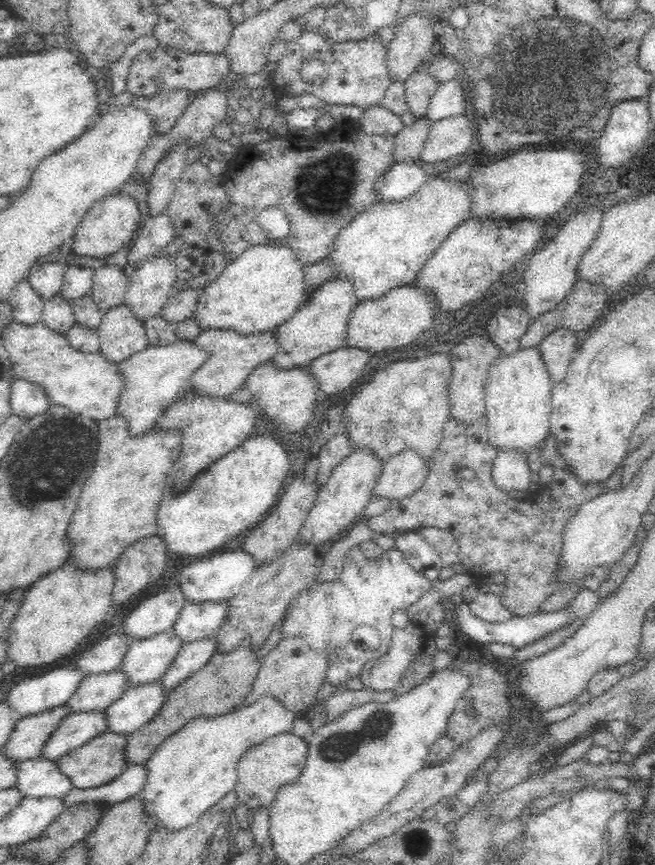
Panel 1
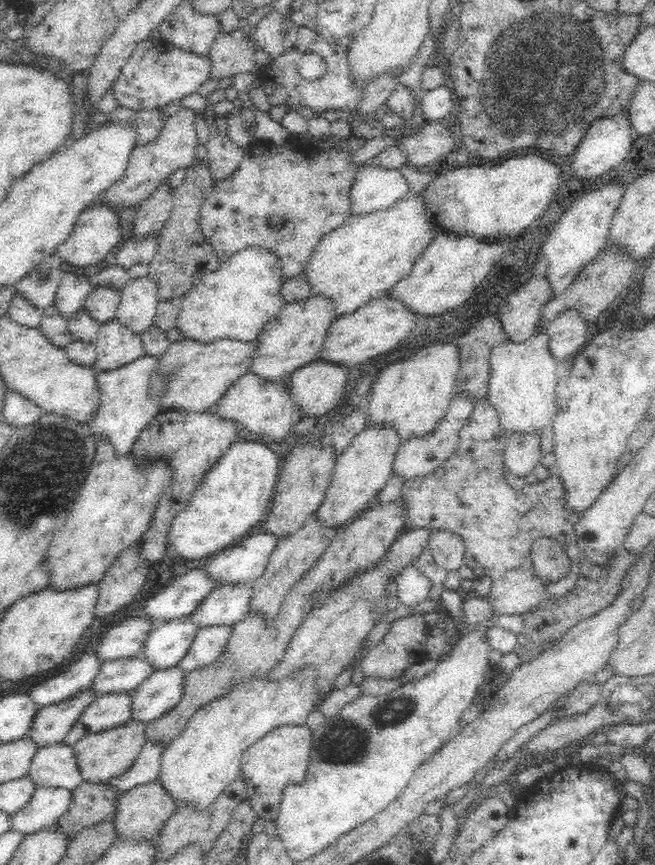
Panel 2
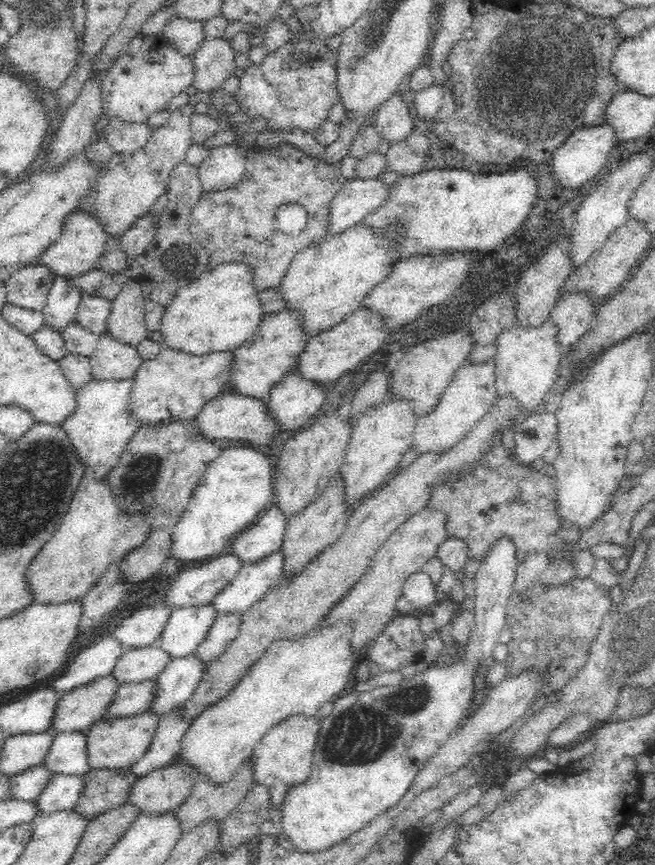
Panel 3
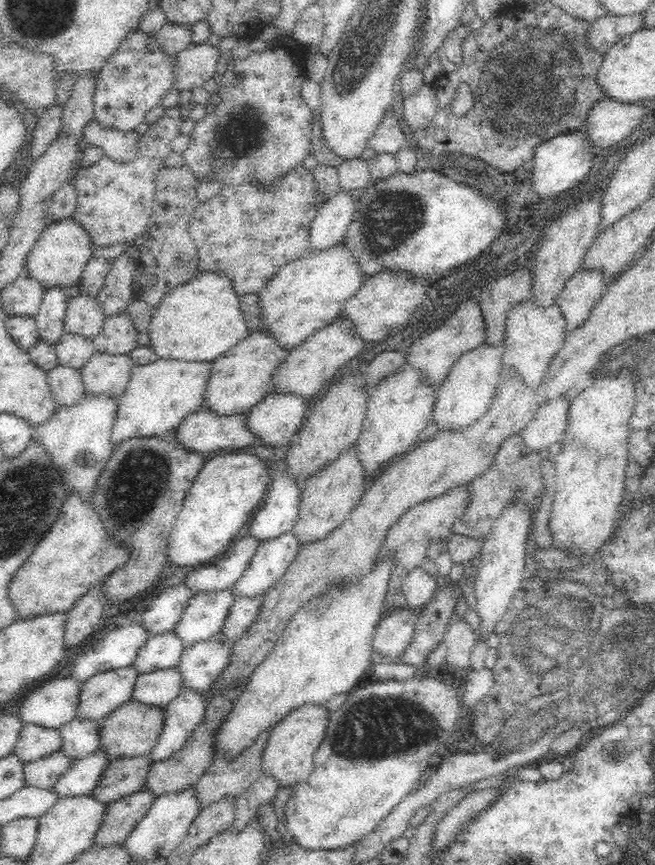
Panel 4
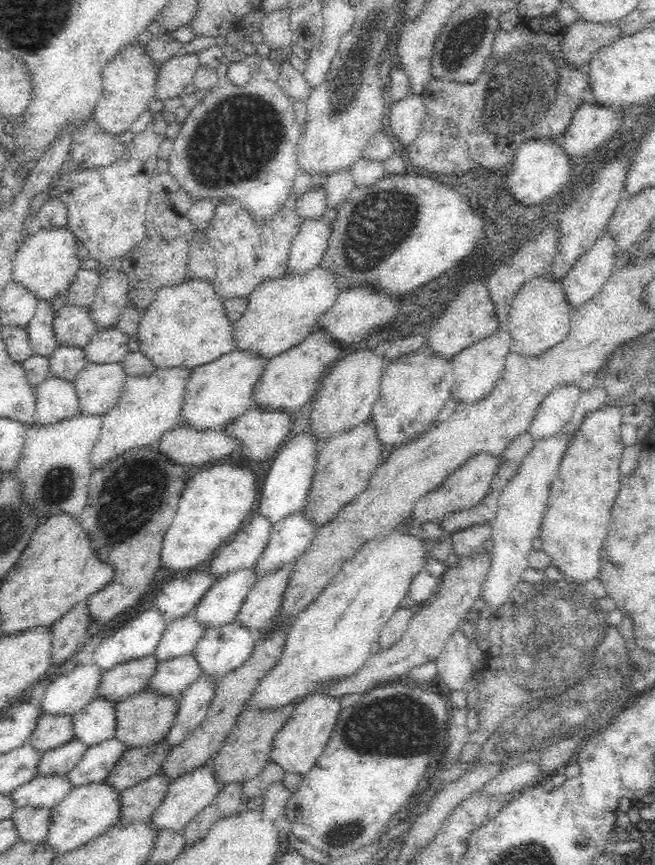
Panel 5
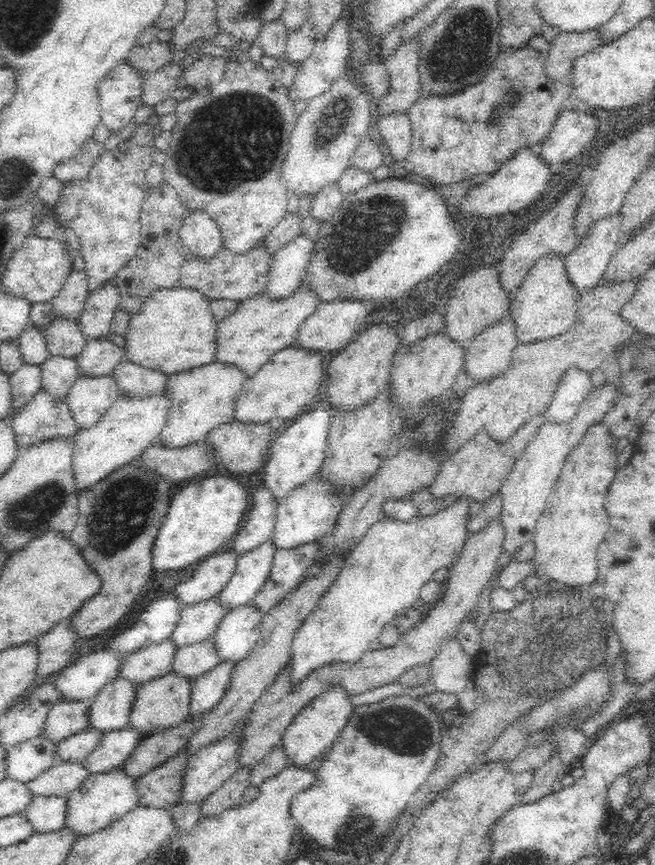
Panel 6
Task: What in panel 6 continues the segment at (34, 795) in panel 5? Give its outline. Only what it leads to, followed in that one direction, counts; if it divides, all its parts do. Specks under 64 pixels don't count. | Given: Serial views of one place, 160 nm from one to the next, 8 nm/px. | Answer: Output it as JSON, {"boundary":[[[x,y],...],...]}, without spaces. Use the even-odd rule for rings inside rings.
{"boundary":[[[59,760],[46,772],[28,781],[35,796],[69,796],[90,776],[82,761]]]}

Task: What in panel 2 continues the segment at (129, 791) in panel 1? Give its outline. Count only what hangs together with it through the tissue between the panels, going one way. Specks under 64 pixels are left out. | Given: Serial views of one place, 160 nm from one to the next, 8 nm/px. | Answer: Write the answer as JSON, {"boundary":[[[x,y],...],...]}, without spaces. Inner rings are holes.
{"boundary":[[[146,741],[136,762],[122,774],[112,777],[108,783],[117,790],[126,792],[133,786],[156,781],[160,777],[160,760],[162,760],[164,748],[165,742]]]}

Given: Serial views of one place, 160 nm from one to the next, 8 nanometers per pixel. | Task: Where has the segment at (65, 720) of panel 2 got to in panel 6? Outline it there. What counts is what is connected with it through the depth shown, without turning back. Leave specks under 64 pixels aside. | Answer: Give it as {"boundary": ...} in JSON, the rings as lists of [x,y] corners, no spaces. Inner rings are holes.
{"boundary":[[[172,637],[136,650],[124,660],[119,676],[128,678],[140,686],[144,681],[172,673],[178,650],[179,647]]]}

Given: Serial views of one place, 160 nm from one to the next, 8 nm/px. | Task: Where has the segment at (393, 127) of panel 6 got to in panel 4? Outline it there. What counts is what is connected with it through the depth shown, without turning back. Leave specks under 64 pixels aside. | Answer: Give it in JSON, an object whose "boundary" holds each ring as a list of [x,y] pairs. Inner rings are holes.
{"boundary":[[[424,83],[415,94],[402,102],[402,122],[412,132],[426,128],[436,114],[436,93]]]}

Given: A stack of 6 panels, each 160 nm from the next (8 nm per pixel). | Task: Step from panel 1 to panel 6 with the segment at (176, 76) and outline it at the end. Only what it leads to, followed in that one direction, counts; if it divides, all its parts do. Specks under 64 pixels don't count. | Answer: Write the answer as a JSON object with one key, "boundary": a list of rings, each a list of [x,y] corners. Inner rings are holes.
{"boundary":[[[124,62],[100,82],[98,88],[100,124],[110,132],[119,132],[133,121],[142,101],[142,81],[139,72]]]}

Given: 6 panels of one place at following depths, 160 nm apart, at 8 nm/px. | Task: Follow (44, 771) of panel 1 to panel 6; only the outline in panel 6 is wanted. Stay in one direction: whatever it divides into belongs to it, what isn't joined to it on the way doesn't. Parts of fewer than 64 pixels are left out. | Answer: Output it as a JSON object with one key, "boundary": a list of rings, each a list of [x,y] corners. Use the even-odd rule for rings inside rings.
{"boundary":[[[116,677],[104,685],[90,704],[90,725],[106,734],[128,725],[139,685],[124,677]]]}

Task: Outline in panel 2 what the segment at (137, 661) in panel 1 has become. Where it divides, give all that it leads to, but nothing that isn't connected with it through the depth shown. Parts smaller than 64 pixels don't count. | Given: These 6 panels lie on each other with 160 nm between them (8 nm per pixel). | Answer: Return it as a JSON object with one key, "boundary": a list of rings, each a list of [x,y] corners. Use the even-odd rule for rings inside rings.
{"boundary":[[[190,615],[162,620],[148,634],[142,656],[150,659],[156,669],[174,666],[188,655],[199,628]]]}

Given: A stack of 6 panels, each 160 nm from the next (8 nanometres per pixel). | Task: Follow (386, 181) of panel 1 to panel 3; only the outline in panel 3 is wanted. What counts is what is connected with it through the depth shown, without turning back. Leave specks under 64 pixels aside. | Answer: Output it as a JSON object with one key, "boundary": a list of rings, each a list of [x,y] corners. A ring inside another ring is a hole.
{"boundary":[[[378,177],[372,180],[345,180],[330,201],[325,236],[336,236],[354,228],[384,202],[388,189],[389,185]]]}

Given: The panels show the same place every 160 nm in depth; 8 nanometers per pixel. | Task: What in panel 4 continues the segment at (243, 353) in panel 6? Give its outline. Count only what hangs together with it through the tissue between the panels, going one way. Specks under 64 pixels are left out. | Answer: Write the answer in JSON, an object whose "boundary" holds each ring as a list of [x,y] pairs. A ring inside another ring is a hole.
{"boundary":[[[339,243],[330,250],[305,254],[279,268],[256,293],[257,330],[267,332],[273,342],[289,351],[302,344],[319,328],[332,323],[338,317],[344,302],[356,292],[364,280],[352,255],[344,248]]]}

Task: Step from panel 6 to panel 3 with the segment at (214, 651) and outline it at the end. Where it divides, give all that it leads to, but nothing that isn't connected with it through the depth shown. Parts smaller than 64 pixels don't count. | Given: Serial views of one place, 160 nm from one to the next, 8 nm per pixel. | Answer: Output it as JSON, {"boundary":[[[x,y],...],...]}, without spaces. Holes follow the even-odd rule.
{"boundary":[[[154,678],[140,682],[123,682],[116,692],[116,700],[104,718],[140,714],[151,708],[158,694],[159,680]]]}

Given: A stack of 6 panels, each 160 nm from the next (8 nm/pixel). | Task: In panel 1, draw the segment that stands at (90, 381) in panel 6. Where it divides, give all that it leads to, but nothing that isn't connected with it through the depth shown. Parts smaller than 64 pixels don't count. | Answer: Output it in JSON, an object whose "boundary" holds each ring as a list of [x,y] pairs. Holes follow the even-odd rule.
{"boundary":[[[120,304],[106,312],[96,331],[99,336],[99,343],[101,344],[99,353],[104,357],[104,360],[110,364],[117,365],[119,362],[126,360],[129,356],[136,354],[136,352],[144,350],[144,348],[149,345],[143,323],[138,322],[124,304]]]}

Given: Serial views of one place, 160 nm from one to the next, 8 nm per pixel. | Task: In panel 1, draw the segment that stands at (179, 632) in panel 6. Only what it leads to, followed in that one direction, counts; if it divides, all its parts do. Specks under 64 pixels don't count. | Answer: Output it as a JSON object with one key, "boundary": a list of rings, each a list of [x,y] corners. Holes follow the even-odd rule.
{"boundary":[[[122,668],[88,675],[80,682],[68,705],[74,712],[107,709],[124,694],[129,685],[130,675]]]}

